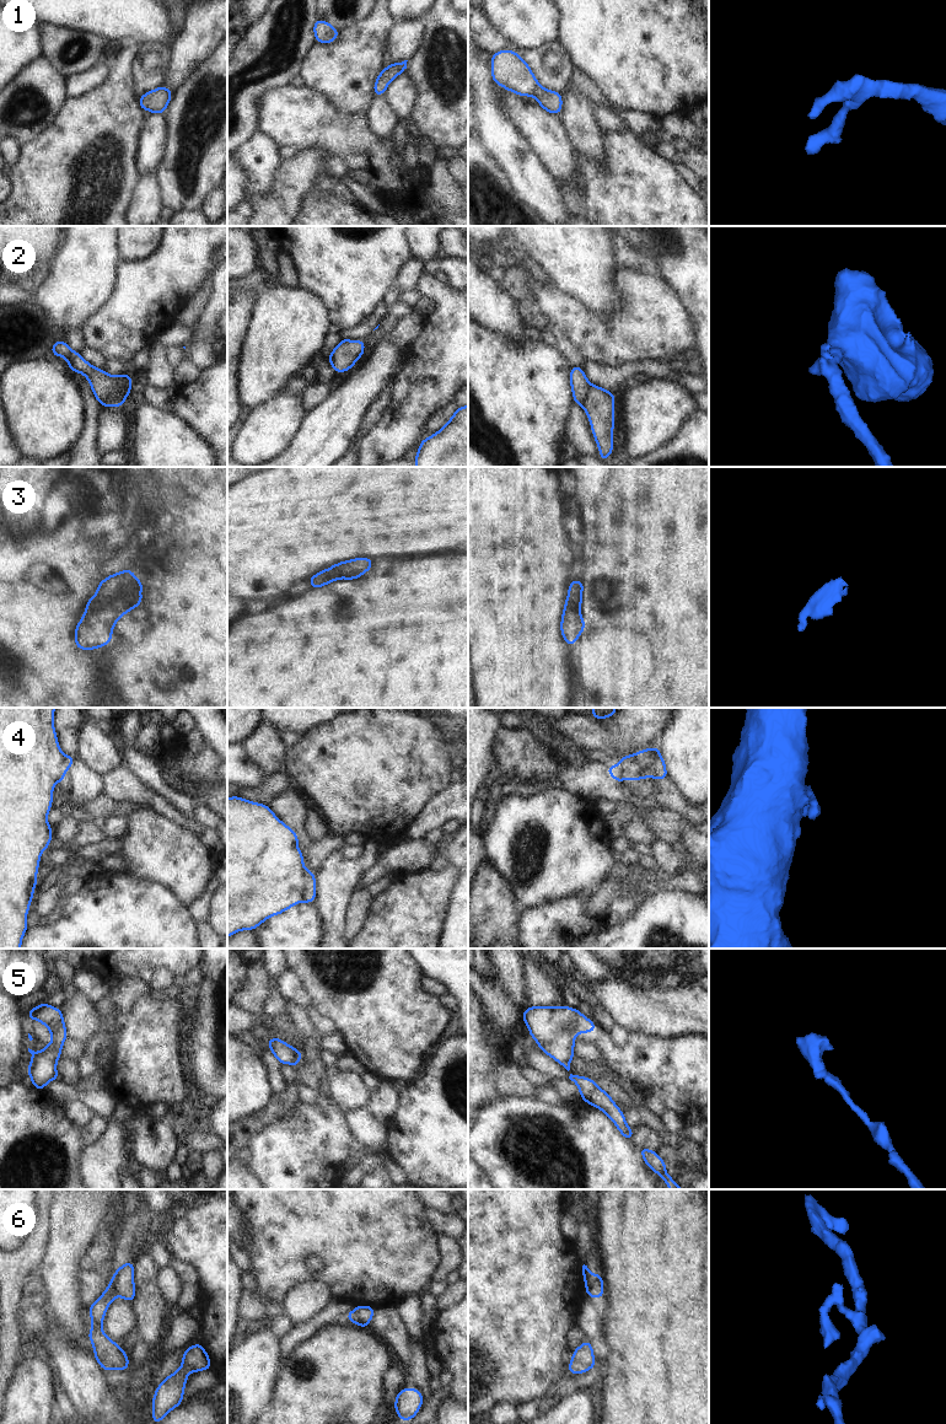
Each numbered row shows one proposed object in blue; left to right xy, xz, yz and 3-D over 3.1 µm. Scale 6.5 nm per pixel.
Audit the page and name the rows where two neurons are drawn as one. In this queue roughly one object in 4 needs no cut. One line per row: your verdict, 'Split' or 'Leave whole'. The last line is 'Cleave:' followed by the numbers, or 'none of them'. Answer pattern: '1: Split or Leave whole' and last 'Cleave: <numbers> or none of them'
1: Leave whole
2: Split
3: Split
4: Split
5: Split
6: Split
Cleave: 2, 3, 4, 5, 6

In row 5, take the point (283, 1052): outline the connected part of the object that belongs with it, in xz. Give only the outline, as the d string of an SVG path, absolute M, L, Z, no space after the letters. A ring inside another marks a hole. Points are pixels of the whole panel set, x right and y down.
M269 1037L268 1046L280 1064L291 1064L296 1058L297 1049L280 1038Z

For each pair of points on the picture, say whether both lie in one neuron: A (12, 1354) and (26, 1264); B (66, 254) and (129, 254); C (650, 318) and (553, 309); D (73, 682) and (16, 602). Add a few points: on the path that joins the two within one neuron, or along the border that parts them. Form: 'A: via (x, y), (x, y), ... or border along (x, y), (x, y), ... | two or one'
A: via (12, 1332), (12, 1287) | one
B: border along (117, 238), (122, 261) | two
C: via (625, 337), (597, 337), (578, 321) | one
D: via (71, 662), (70, 656), (36, 622) | one

